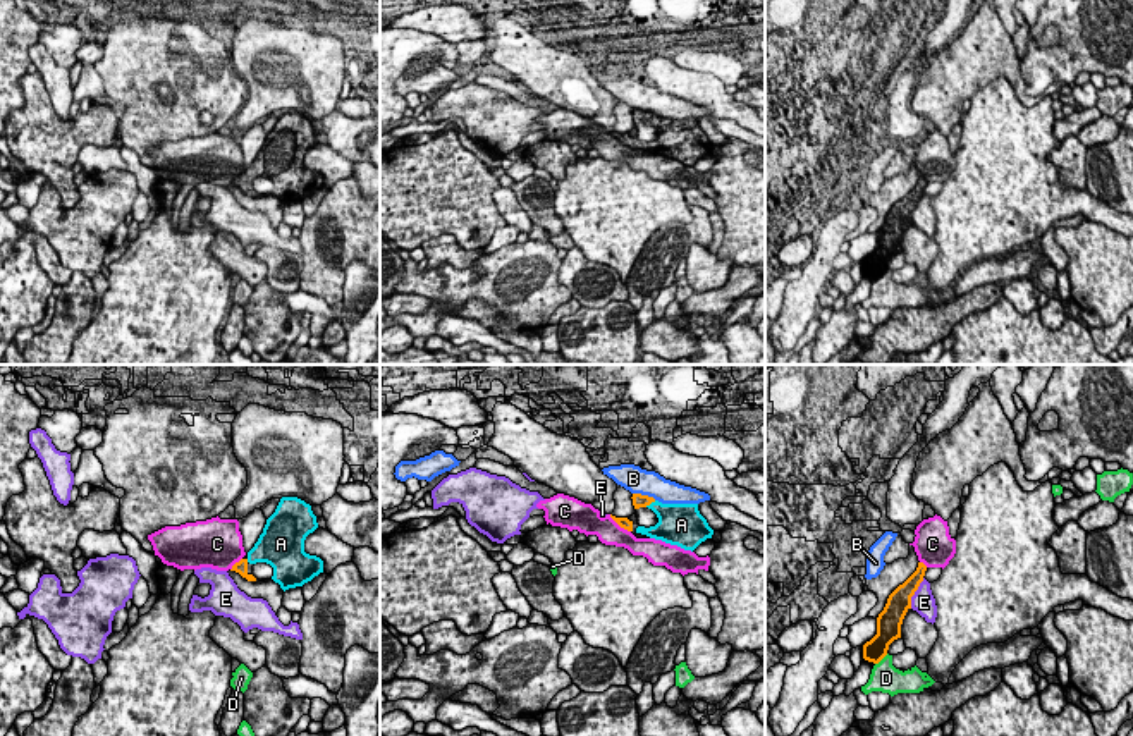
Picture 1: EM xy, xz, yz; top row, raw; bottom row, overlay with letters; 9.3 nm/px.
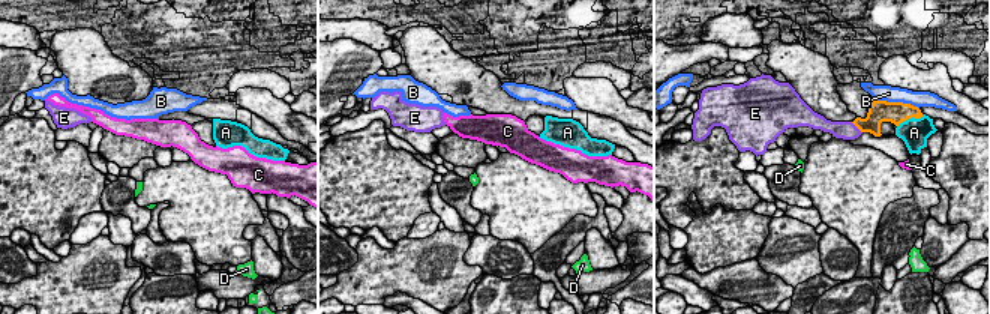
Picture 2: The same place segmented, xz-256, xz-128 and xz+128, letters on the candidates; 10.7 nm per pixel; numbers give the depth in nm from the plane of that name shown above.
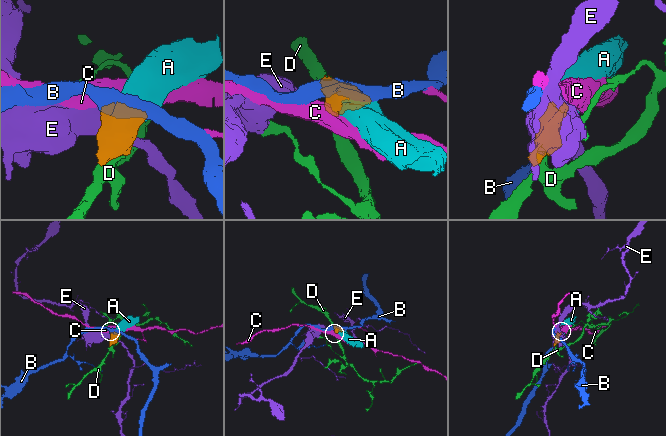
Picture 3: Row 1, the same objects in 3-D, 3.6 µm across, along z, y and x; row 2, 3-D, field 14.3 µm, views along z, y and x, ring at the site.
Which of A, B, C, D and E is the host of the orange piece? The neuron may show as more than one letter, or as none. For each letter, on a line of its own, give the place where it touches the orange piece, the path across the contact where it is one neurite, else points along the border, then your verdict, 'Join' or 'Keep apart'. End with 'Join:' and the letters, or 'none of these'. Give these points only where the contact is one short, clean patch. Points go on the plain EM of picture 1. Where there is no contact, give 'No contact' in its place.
A: Touches orange at xz (650, 117). Join
B: Touches orange at xz (645, 110). Keep apart
C: Touches orange at xz (619, 140). Boundary: xz (609, 129), (630, 147). Keep apart
D: Touches orange at yz (881, 274). Boundary: yz (888, 269), (875, 279). Keep apart
E: Touches orange at yz (913, 208). Keep apart
Join: A

